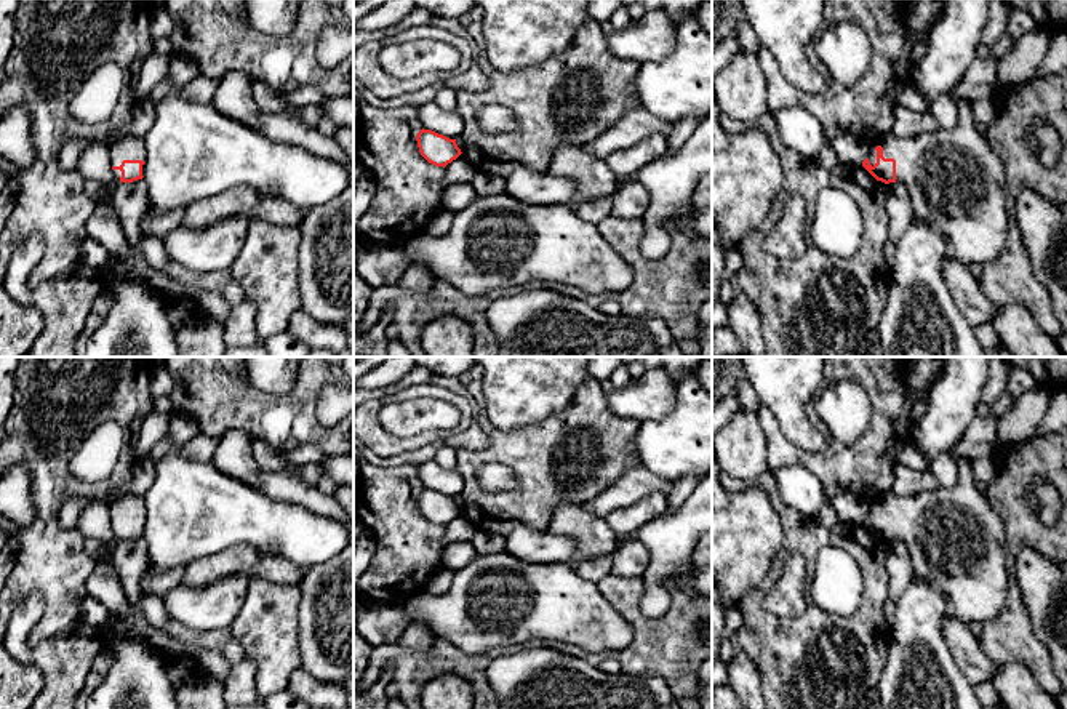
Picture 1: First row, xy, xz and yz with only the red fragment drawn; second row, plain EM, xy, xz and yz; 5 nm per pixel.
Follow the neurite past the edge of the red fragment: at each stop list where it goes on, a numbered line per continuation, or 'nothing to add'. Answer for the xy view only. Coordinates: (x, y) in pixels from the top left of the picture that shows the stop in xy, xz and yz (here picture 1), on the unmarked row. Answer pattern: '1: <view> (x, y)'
1: xy (130, 506)

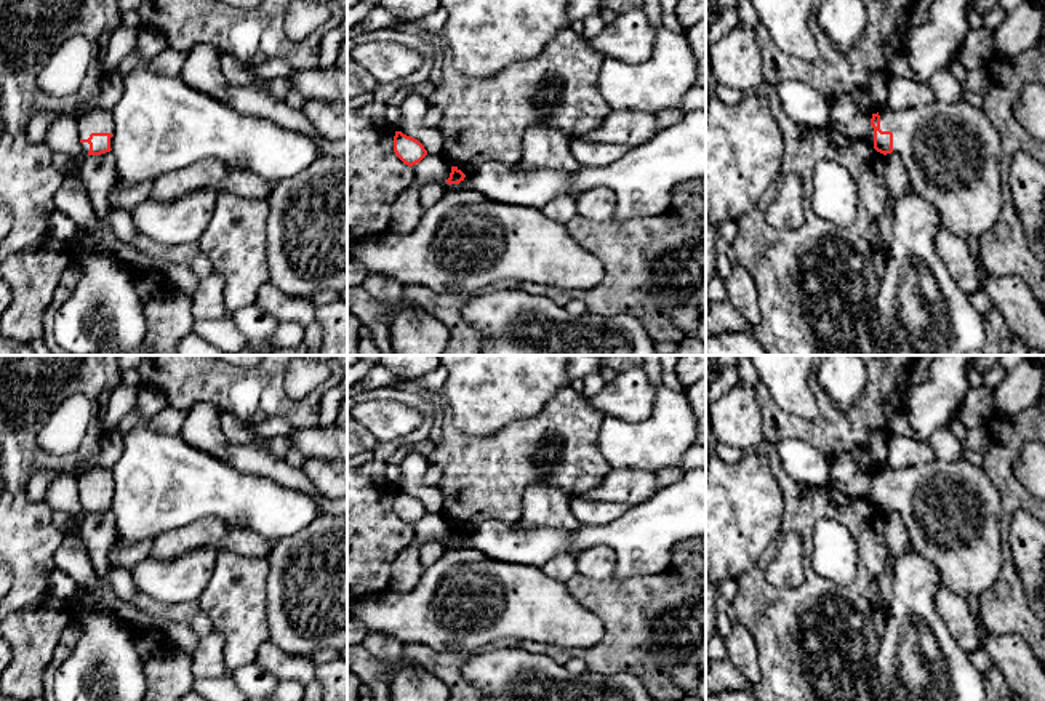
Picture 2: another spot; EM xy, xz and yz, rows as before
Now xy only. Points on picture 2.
1: xy (98, 479)

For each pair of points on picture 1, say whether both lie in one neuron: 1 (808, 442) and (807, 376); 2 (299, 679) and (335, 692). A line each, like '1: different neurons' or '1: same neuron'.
1: same neuron
2: same neuron

